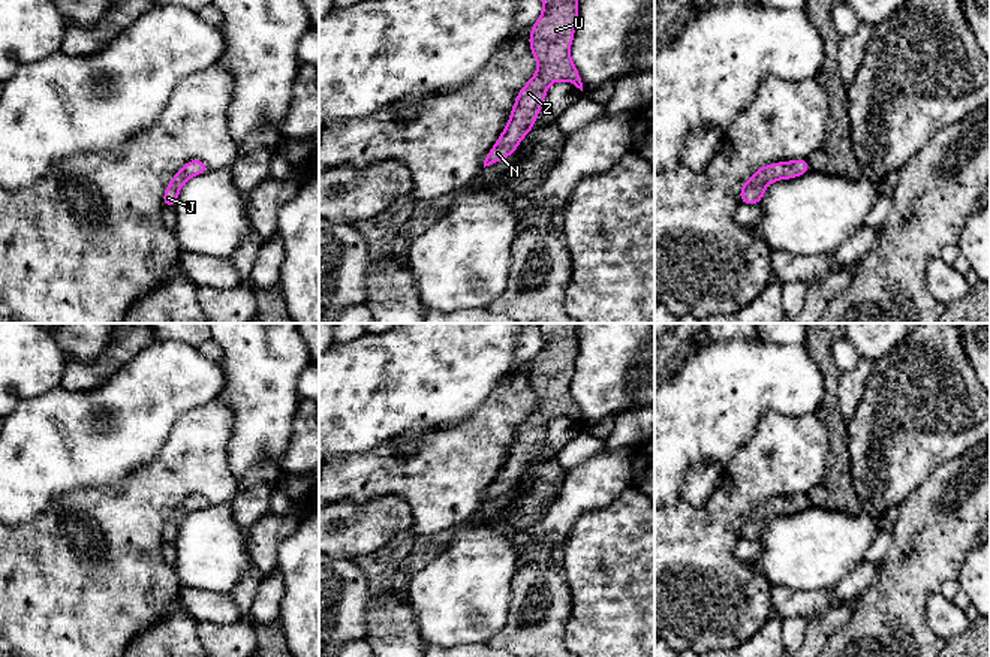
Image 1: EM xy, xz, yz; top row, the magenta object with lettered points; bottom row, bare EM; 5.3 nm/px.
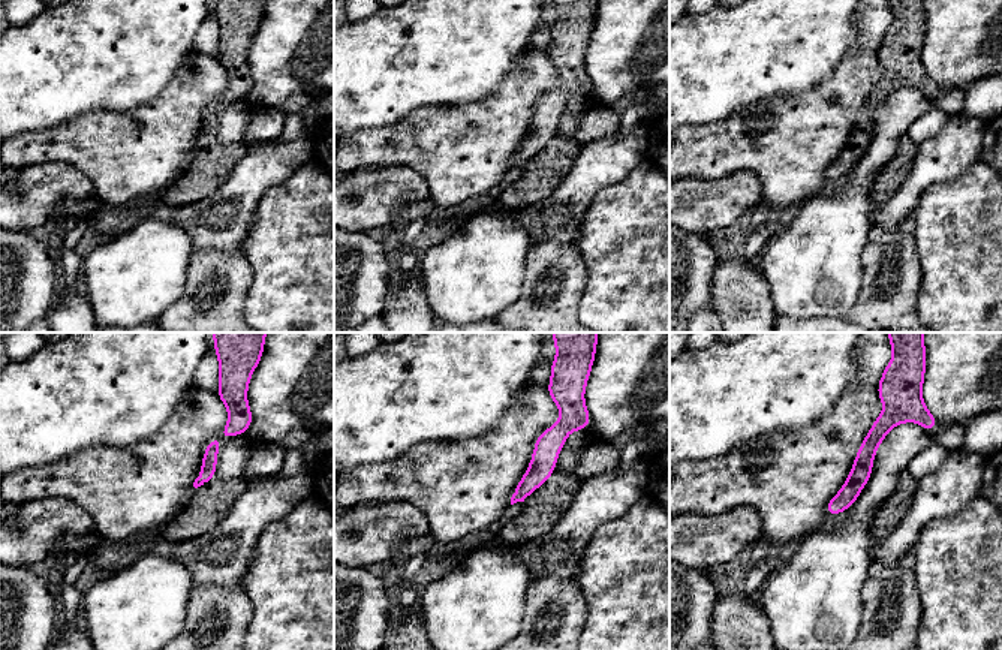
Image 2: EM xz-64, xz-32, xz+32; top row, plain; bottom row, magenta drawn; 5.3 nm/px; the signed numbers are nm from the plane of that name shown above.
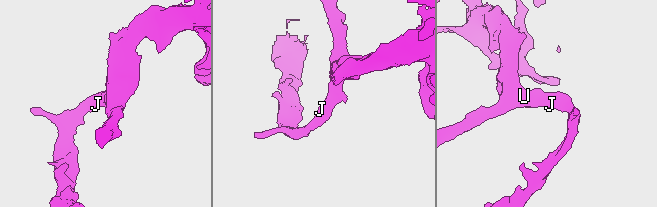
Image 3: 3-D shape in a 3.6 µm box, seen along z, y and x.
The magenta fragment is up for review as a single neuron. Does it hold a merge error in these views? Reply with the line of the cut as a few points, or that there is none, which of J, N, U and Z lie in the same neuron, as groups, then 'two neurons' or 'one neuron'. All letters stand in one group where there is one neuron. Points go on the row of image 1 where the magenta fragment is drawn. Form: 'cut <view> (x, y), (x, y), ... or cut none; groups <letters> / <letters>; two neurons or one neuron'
cut none; groups J N U Z; one neuron

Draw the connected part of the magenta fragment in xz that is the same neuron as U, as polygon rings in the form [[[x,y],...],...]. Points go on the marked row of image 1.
[[[542,0],[542,4],[544,10],[529,36],[538,70],[518,91],[509,123],[488,151],[484,168],[508,159],[517,150],[533,129],[551,82],[569,81],[583,91],[580,72],[569,55],[578,19],[578,0]]]

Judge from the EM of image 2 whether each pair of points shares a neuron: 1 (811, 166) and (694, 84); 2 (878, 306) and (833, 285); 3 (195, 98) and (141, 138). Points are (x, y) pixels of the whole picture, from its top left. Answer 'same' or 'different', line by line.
1: different
2: different
3: same

